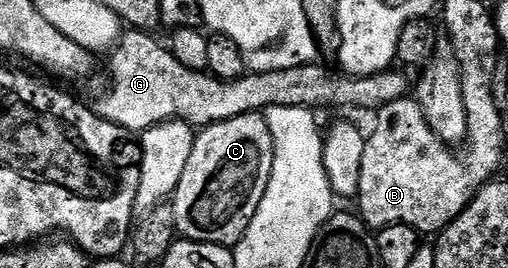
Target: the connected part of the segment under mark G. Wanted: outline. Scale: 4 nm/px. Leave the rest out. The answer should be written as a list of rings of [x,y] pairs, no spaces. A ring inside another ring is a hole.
[[[128,31],[121,36],[118,44],[111,50],[110,58],[112,57],[112,82],[108,85],[108,90],[100,97],[100,102],[94,105],[94,108],[100,116],[106,118],[110,123],[120,125],[122,128],[127,129],[129,134],[139,135],[145,129],[154,127],[163,121],[185,121],[188,125],[193,127],[207,127],[209,125],[216,125],[220,121],[226,119],[234,119],[238,115],[246,115],[247,113],[263,114],[264,110],[270,107],[302,107],[303,109],[311,109],[313,111],[321,111],[320,109],[372,109],[371,111],[379,111],[385,109],[390,103],[401,101],[403,97],[409,96],[410,81],[403,77],[402,74],[396,73],[397,71],[389,71],[387,73],[375,73],[369,77],[354,77],[351,75],[340,75],[344,77],[328,77],[320,63],[313,63],[310,65],[303,65],[294,69],[287,69],[286,71],[276,71],[270,73],[253,73],[249,72],[247,75],[239,77],[237,81],[220,81],[216,77],[209,75],[207,72],[195,73],[186,67],[182,67],[182,63],[178,63],[178,59],[174,59],[171,48],[159,45],[155,41],[155,36],[149,35],[144,31]]]

